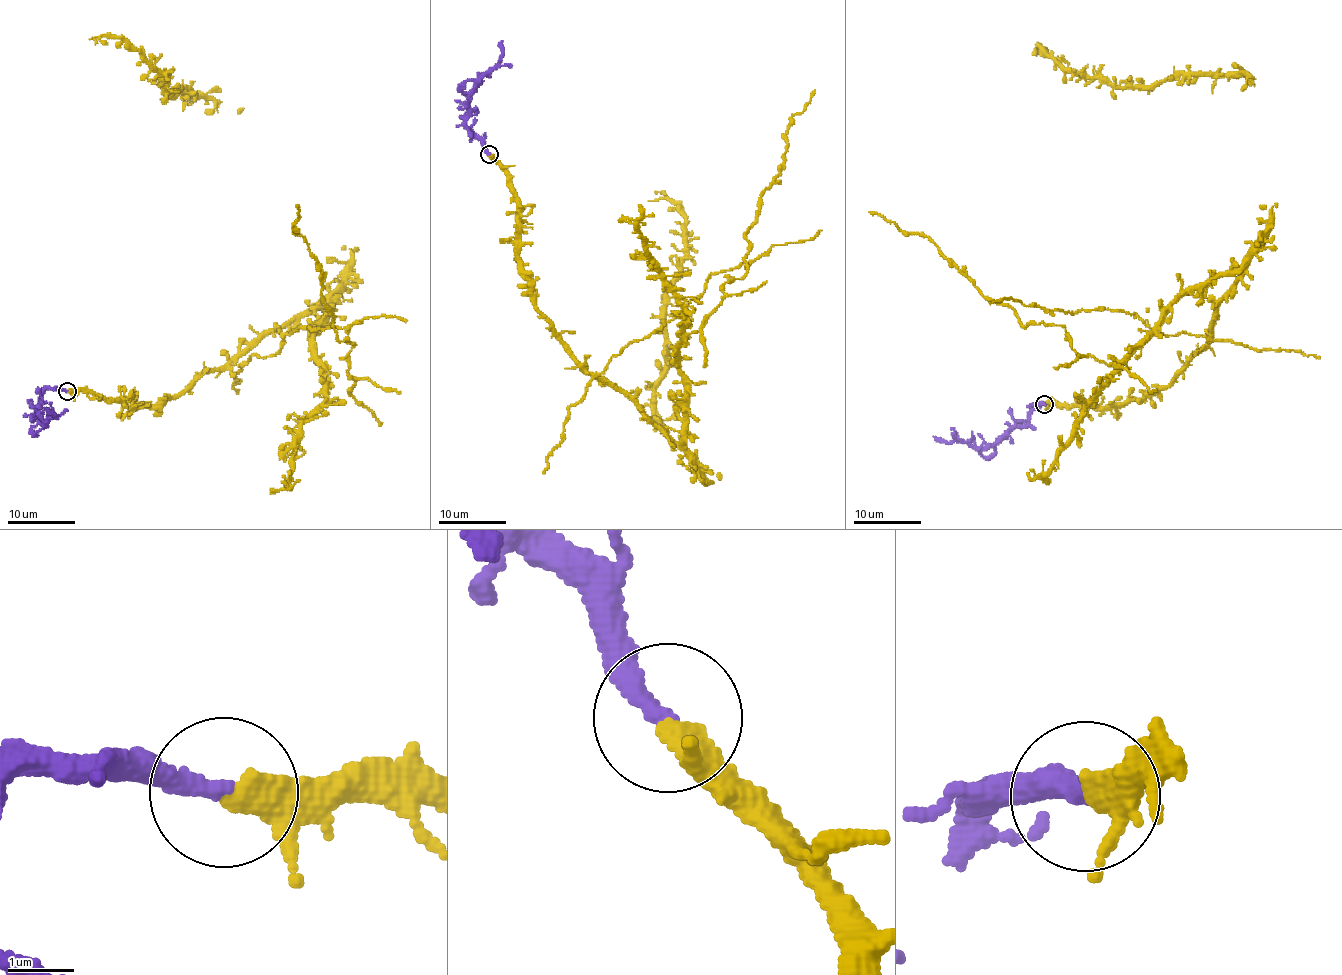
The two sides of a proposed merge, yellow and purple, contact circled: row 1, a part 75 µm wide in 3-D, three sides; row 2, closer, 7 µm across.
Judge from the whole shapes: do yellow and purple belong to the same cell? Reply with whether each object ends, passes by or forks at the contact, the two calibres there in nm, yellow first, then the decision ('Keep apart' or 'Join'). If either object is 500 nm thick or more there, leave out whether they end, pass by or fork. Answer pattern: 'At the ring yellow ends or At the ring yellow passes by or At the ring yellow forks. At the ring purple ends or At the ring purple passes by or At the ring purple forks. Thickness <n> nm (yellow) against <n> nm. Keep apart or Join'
At the ring yellow ends. At the ring purple ends. Thickness 360 nm (yellow) against 280 nm. Join

